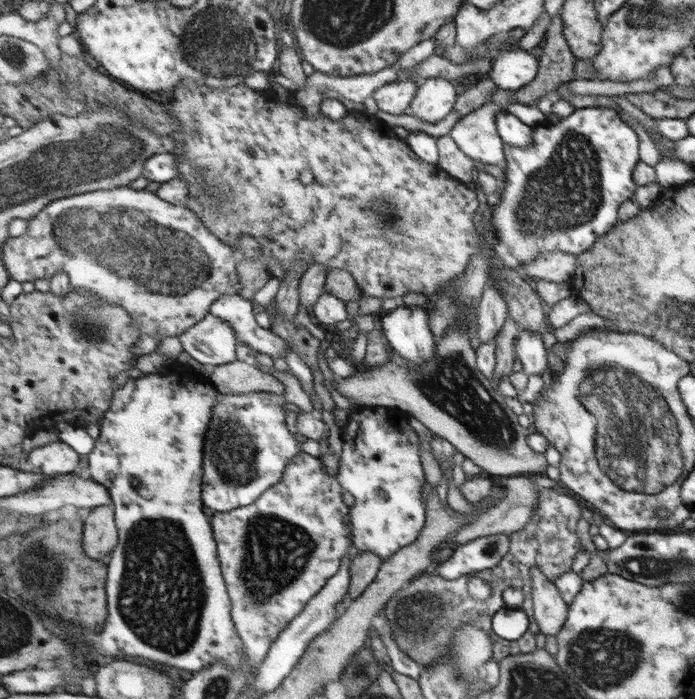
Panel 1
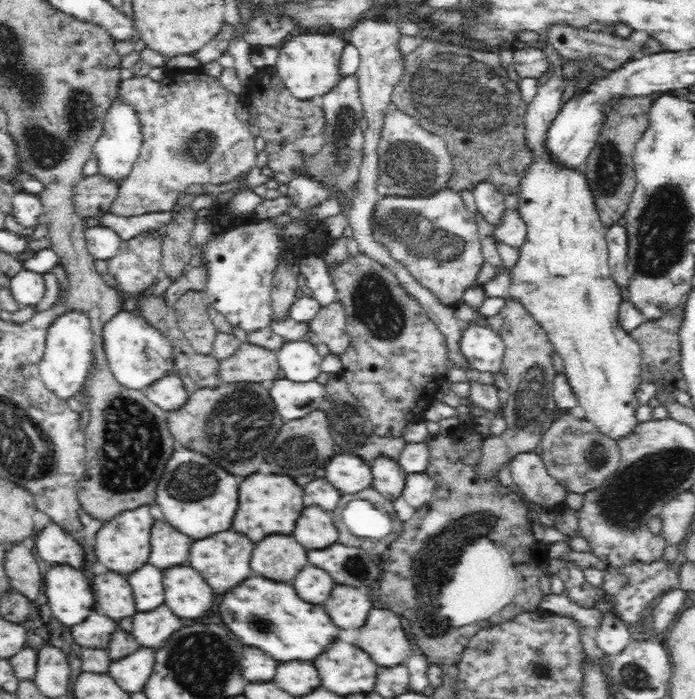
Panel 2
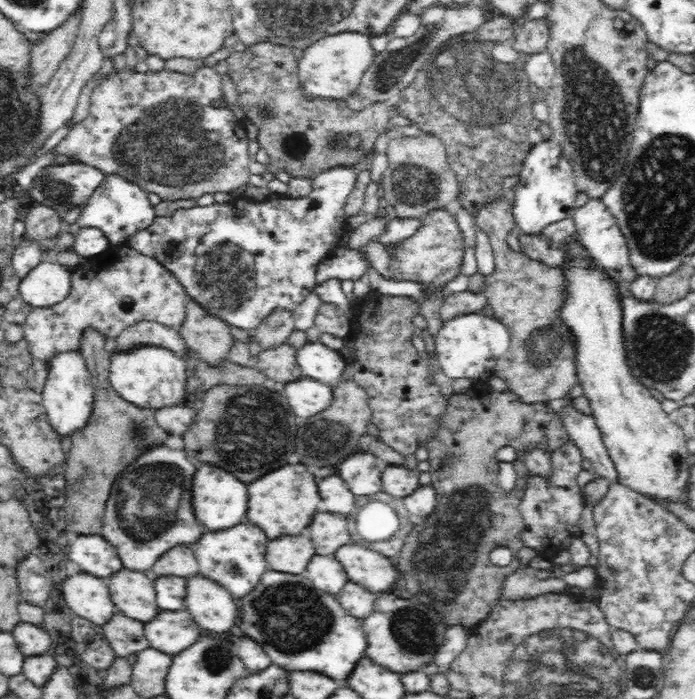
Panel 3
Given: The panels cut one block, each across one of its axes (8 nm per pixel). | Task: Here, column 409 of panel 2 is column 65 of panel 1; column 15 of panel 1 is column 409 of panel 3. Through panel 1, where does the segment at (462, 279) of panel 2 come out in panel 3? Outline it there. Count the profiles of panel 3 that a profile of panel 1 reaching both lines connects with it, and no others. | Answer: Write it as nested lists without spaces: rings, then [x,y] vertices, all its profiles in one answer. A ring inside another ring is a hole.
[[[434,209],[423,216],[420,228],[399,245],[396,258],[389,258],[383,246],[382,243],[370,240],[363,248],[373,268],[386,279],[442,284],[460,274],[464,242],[455,216],[447,209]]]

